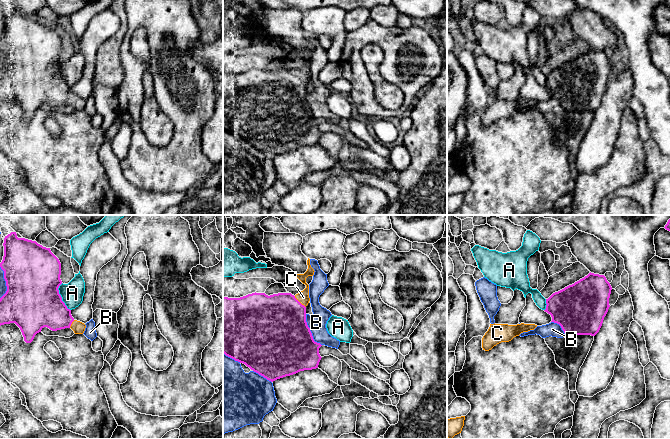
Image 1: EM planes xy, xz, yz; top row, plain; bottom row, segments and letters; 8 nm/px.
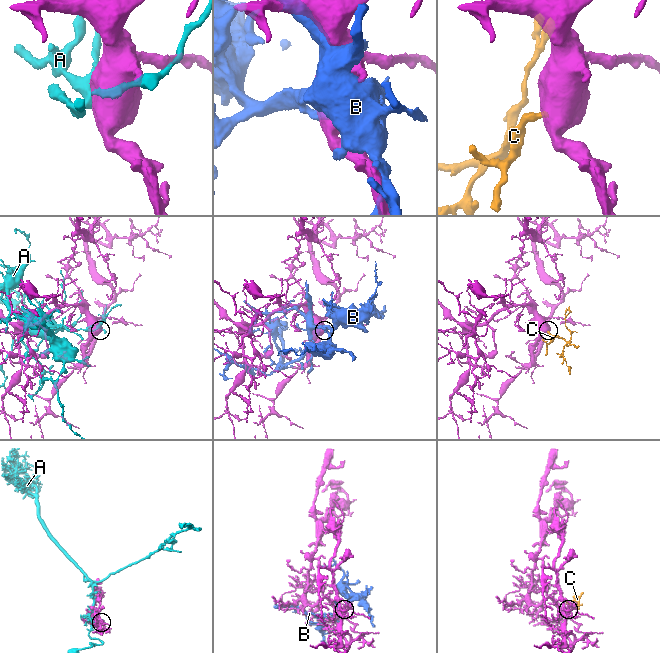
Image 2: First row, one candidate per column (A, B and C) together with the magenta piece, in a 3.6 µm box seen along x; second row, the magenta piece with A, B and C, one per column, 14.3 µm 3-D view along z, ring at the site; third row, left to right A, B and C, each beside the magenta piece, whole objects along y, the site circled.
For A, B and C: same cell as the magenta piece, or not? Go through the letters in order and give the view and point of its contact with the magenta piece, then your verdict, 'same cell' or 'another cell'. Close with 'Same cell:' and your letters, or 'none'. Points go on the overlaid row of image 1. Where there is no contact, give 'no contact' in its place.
A: xy (61, 297) | another cell
B: xz (310, 331) | another cell
C: xz (299, 302) | same cell
Same cell: C

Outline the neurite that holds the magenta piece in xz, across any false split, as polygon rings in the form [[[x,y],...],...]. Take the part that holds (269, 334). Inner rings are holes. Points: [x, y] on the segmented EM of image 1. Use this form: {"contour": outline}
{"contour": [[[309,258],[307,265],[308,269],[304,274],[293,272],[292,277],[298,278],[306,285],[306,288],[295,296],[291,293],[268,296],[265,293],[255,292],[240,298],[223,297],[223,353],[235,361],[245,364],[271,382],[300,371],[316,369],[322,358],[319,354],[319,348],[322,345],[314,341],[306,322],[306,306],[310,301],[306,278],[313,276],[315,272],[310,265]]]}

